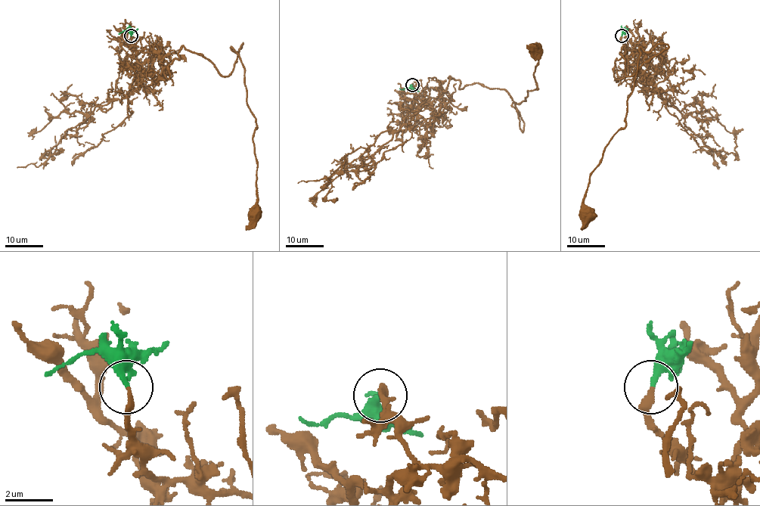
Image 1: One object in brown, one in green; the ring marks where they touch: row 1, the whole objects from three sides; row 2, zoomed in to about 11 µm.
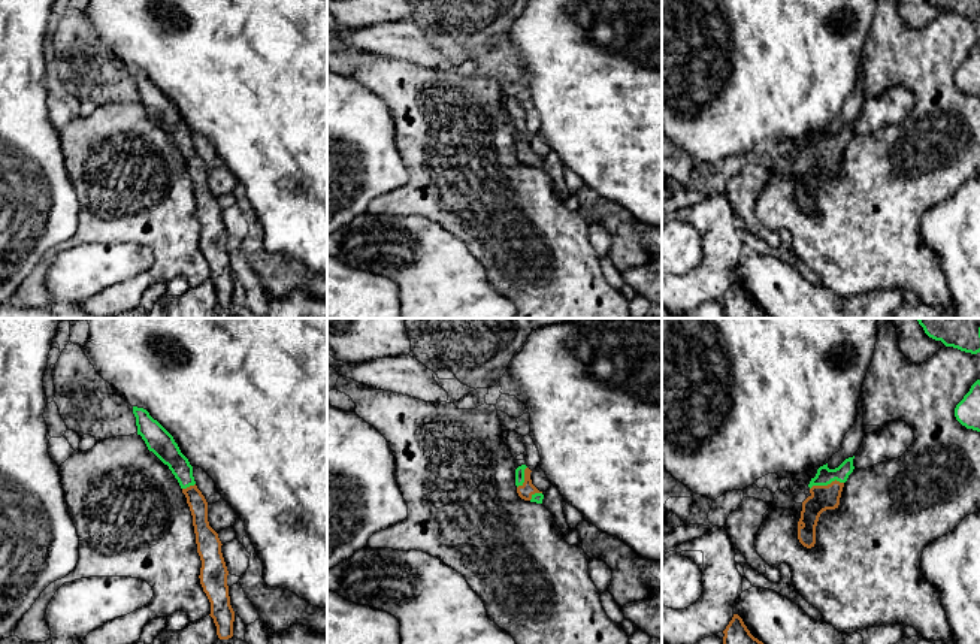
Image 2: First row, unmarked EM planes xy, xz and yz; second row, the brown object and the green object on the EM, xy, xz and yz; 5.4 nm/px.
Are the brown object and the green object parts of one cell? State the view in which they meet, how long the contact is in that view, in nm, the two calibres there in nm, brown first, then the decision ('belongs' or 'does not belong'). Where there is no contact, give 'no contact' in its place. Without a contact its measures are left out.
yz | 190 nm | 130/90 nm | belongs

